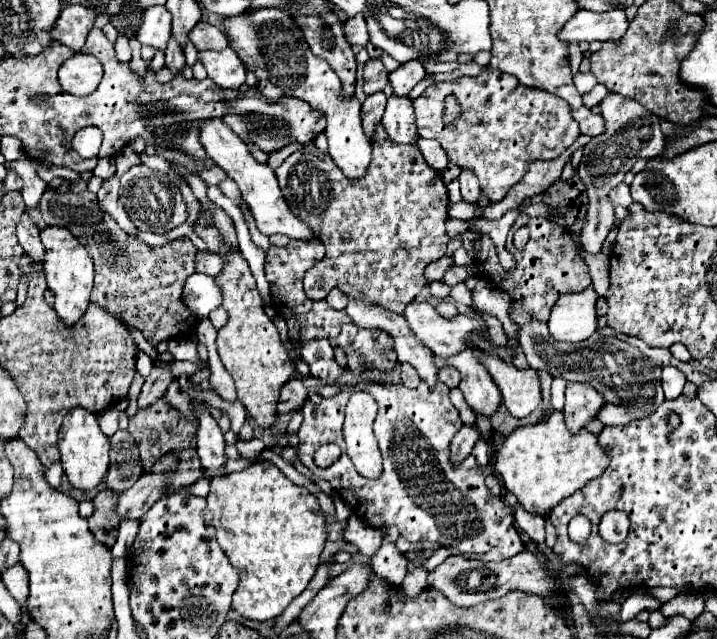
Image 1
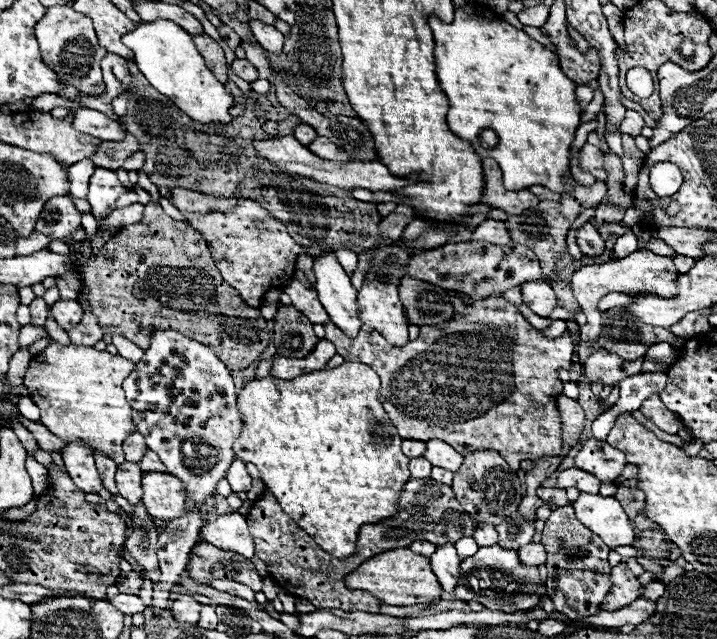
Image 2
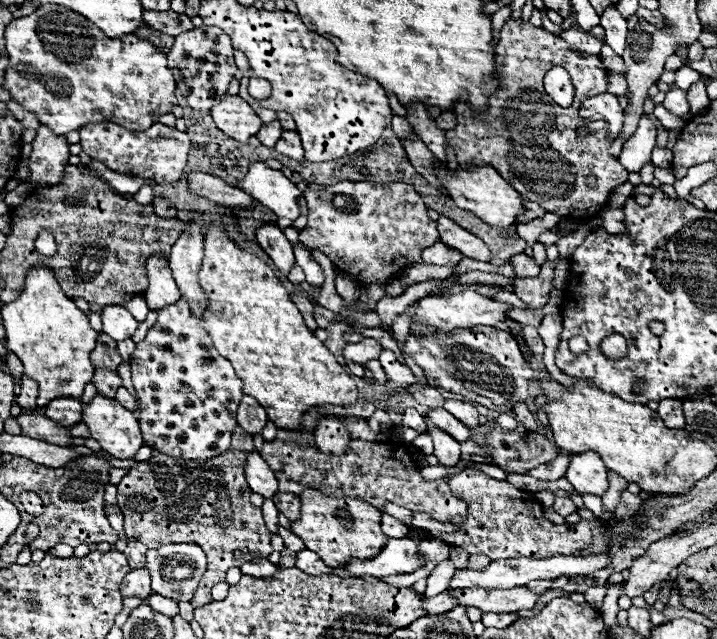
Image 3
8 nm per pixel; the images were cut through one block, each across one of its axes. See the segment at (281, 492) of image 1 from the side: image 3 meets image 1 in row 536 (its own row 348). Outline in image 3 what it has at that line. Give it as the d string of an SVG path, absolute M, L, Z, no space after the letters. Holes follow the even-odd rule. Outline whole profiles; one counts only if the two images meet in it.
M210 228L206 240L204 240L204 264L200 268L200 286L204 288L204 292L208 292L210 296L210 302L208 302L208 310L204 312L204 318L202 318L202 324L204 328L208 330L208 334L212 334L212 340L218 348L218 352L232 362L234 370L236 370L236 376L244 382L244 394L252 396L258 400L258 404L262 408L266 408L266 414L268 414L268 420L272 420L278 428L282 430L302 430L302 416L312 408L312 406L318 406L318 404L334 404L334 406L352 406L358 402L358 388L356 388L356 382L352 380L350 374L346 374L344 366L340 366L336 362L336 358L330 354L330 350L312 334L312 330L308 330L308 326L304 324L302 320L302 314L298 312L298 308L294 306L294 302L290 300L290 294L286 292L286 288L280 284L280 280L274 276L274 272L270 270L268 264L264 264L260 258L240 250L230 238L226 238L226 232L220 230L220 228Z

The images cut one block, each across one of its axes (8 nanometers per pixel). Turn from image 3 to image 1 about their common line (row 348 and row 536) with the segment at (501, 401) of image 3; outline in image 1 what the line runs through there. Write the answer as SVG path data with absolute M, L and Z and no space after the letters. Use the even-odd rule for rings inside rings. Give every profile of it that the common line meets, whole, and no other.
M424 382L418 388L384 386L384 384L358 384L332 398L324 398L320 404L308 402L302 408L304 422L298 430L300 462L318 478L330 482L330 486L342 496L348 508L378 530L398 526L400 534L410 542L436 542L448 548L452 554L474 558L482 562L502 562L524 550L524 542L516 530L514 512L502 500L492 500L490 490L484 484L484 474L474 456L468 456L464 464L452 468L448 462L448 448L454 434L462 428L458 410L448 398L448 386L438 384L430 390ZM354 390L364 390L378 402L378 418L374 422L374 434L382 452L382 476L368 480L360 476L346 454L342 438L344 408ZM322 444L338 444L342 456L336 464L322 470L314 464L314 452Z

